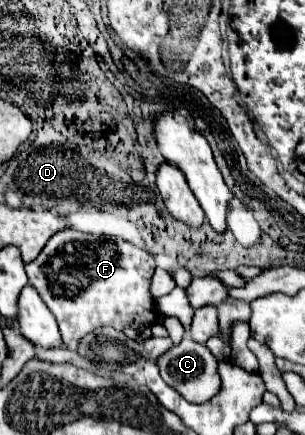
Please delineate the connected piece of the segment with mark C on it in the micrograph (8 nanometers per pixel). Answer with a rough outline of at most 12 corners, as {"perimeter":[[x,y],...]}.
{"perimeter":[[190,340],[160,356],[162,380],[188,402],[220,390],[218,360]]}

